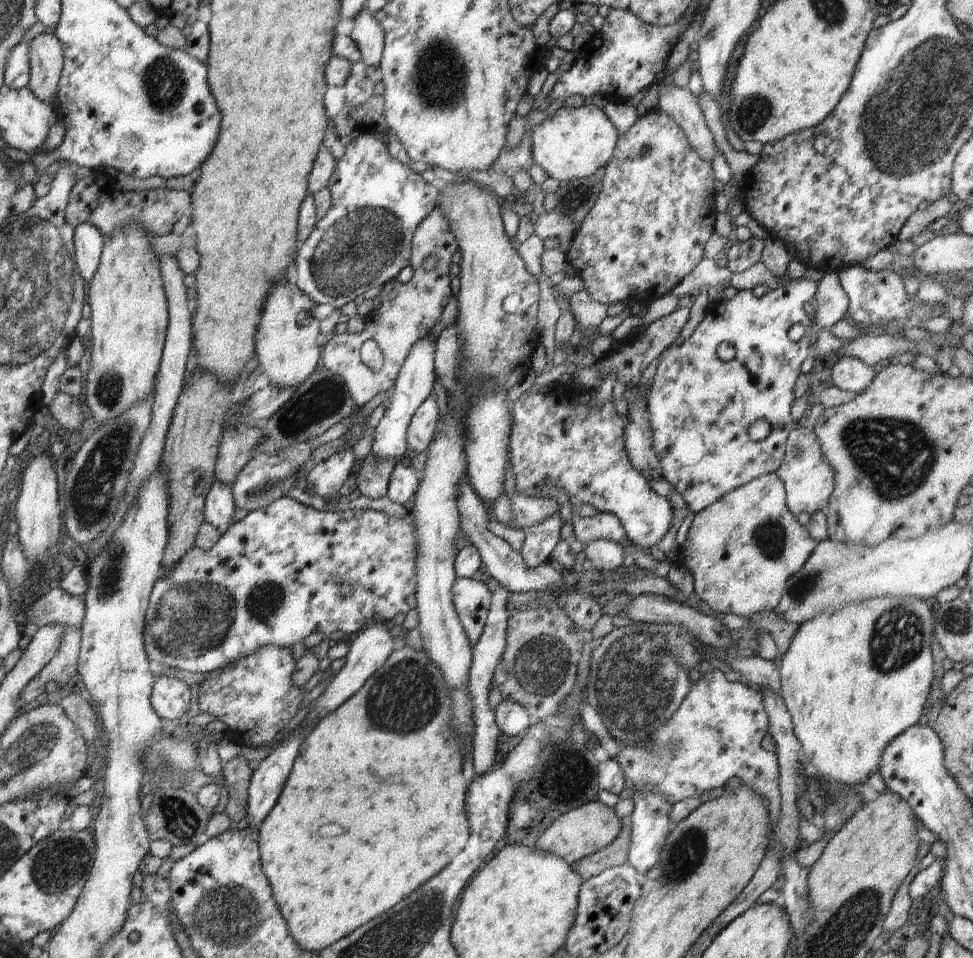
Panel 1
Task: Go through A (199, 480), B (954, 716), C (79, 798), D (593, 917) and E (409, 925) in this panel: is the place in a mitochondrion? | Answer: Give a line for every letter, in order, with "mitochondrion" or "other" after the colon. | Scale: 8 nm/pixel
A: other
B: other
C: other
D: other
E: mitochondrion

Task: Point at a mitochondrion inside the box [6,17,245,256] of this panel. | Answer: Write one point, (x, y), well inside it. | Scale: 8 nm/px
(164, 81)

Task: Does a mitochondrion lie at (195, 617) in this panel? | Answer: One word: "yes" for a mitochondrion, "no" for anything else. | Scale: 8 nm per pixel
yes

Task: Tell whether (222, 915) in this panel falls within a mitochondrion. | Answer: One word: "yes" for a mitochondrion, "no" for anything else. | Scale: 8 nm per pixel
yes

